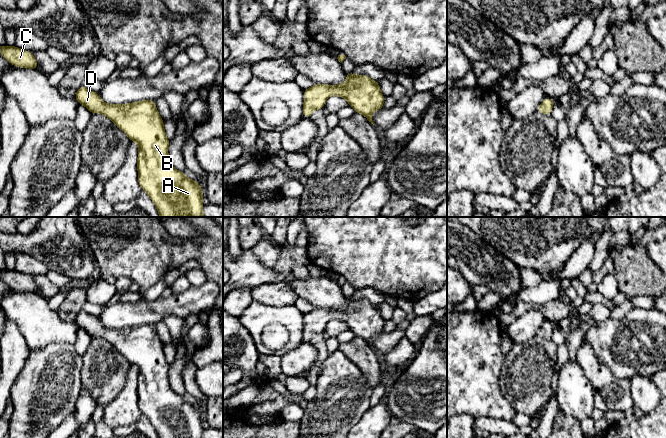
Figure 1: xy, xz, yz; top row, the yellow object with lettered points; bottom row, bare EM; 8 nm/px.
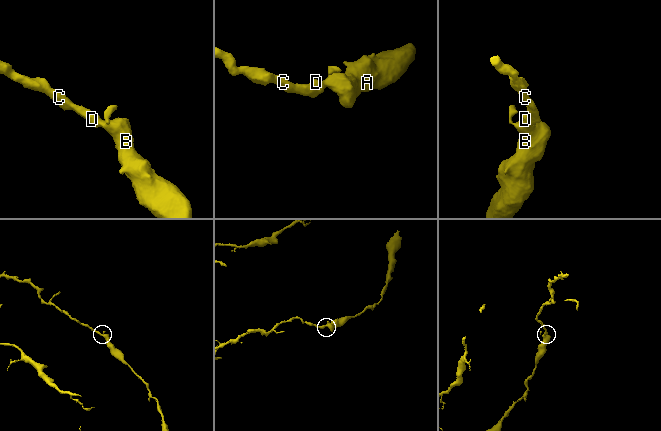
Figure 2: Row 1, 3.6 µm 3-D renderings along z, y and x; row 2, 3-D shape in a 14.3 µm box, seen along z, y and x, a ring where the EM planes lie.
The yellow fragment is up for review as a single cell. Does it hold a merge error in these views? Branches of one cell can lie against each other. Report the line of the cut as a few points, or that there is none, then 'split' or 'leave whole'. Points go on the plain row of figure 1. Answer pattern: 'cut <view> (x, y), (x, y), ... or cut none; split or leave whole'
cut none; leave whole

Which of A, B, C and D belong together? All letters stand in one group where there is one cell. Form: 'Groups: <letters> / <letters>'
Groups: A B C D

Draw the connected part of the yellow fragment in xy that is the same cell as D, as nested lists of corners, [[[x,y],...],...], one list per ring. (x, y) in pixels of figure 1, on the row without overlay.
[[[82,309],[74,321],[79,328],[87,331],[91,338],[102,337],[120,352],[131,365],[138,368],[138,407],[155,428],[158,438],[203,438],[202,410],[189,403],[173,391],[168,380],[169,363],[164,354],[155,324],[144,324],[128,328],[104,327],[97,316]]]

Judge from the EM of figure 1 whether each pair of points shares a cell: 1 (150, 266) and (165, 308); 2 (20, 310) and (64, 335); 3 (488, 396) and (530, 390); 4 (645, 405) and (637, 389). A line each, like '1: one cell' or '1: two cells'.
1: two cells
2: one cell
3: two cells
4: one cell

